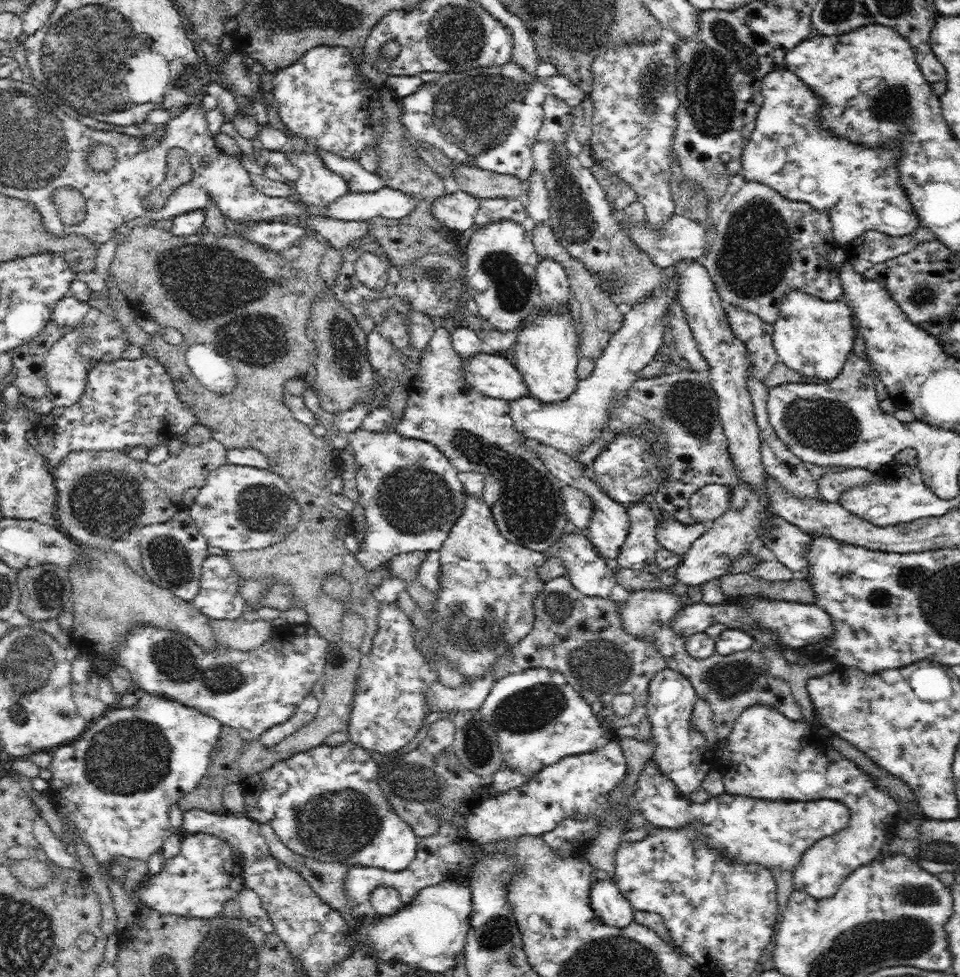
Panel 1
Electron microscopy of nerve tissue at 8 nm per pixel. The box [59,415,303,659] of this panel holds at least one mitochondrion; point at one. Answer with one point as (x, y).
(109, 503)

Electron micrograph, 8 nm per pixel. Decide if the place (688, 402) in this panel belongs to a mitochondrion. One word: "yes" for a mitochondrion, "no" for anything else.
yes

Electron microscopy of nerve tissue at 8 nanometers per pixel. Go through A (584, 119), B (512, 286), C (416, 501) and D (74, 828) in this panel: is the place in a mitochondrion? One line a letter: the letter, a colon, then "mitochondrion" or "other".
A: other
B: mitochondrion
C: mitochondrion
D: other

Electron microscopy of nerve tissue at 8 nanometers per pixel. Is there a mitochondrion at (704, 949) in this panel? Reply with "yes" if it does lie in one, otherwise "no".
no

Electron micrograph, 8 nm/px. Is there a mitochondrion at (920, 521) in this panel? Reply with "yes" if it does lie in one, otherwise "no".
no

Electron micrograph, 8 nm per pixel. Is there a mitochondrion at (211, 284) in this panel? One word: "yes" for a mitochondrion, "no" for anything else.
yes

